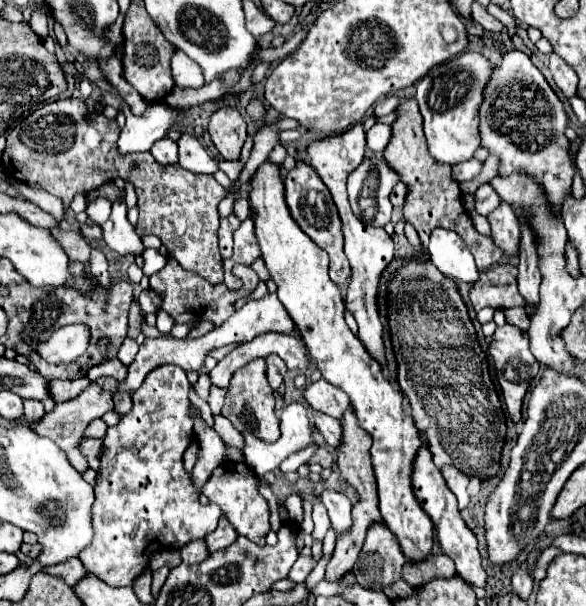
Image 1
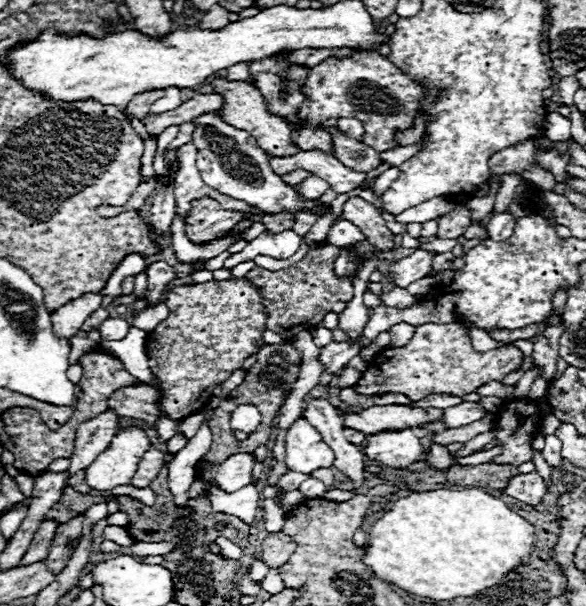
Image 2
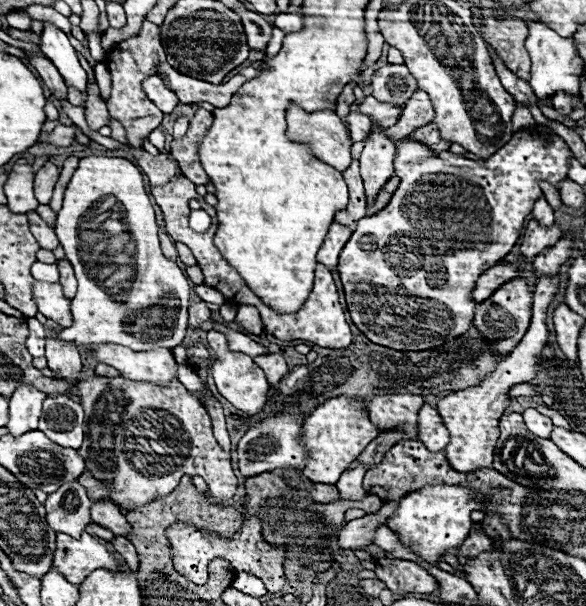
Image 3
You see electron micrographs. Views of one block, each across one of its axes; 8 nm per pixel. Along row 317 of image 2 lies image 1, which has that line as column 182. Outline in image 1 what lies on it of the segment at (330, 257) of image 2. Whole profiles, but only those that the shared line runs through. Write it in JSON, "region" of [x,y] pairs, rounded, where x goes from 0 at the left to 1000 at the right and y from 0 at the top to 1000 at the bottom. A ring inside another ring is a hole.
{"region":[[[287,422],[283,439],[256,459],[256,475],[276,492],[276,512],[283,512],[300,535],[317,535],[324,541],[334,541],[341,531],[362,531],[365,538],[375,538],[399,515],[399,498],[406,492],[420,492],[437,475],[437,469],[440,469],[437,449],[420,439],[416,472],[410,479],[389,479],[382,469],[358,472],[331,449],[314,446],[294,422]]]}

